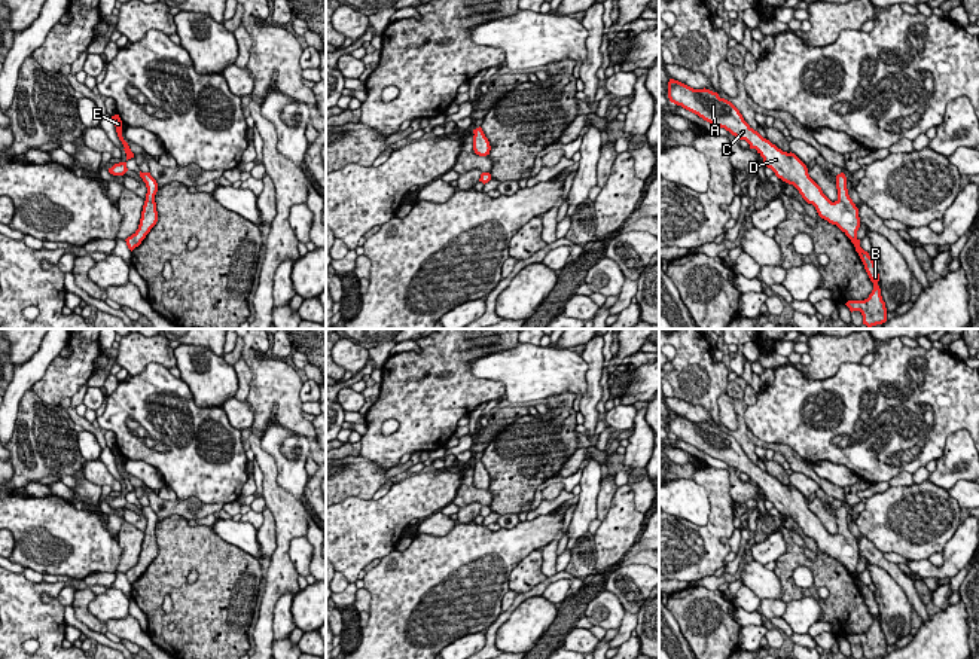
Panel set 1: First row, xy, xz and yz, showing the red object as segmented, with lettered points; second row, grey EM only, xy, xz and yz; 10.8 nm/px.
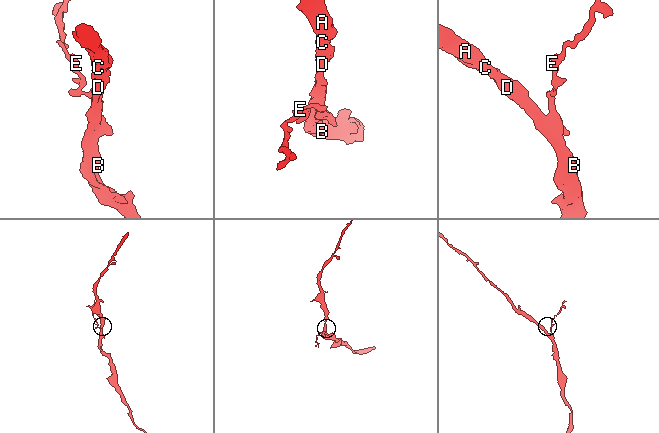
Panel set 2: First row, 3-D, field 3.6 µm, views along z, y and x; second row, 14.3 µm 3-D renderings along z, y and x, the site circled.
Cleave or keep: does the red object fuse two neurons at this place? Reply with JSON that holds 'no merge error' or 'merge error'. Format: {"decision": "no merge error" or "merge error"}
{"decision": "no merge error"}

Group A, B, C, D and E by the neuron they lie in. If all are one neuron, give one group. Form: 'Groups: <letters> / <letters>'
Groups: A B C D E

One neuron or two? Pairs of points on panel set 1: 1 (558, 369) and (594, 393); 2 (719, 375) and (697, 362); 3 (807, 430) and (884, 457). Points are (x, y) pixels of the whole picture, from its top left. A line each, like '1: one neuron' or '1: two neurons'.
1: two neurons
2: one neuron
3: one neuron

